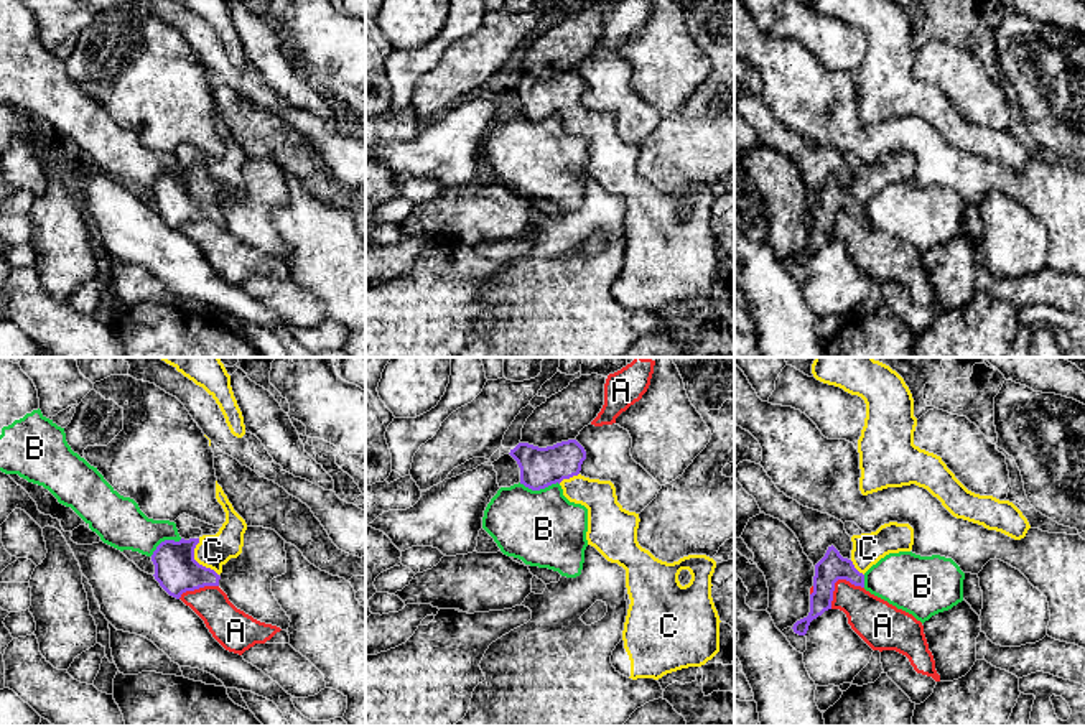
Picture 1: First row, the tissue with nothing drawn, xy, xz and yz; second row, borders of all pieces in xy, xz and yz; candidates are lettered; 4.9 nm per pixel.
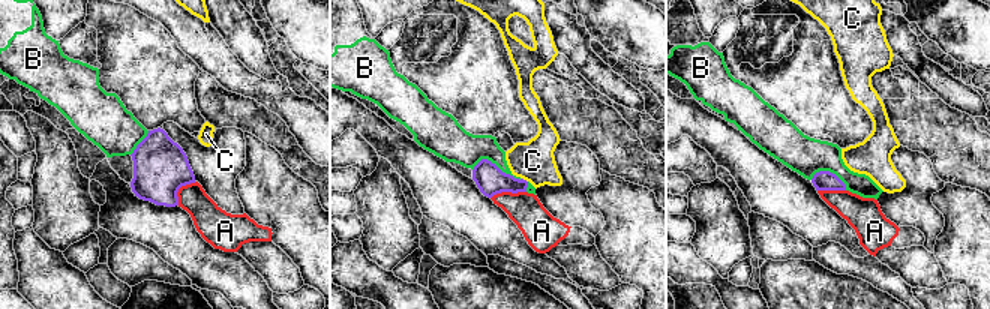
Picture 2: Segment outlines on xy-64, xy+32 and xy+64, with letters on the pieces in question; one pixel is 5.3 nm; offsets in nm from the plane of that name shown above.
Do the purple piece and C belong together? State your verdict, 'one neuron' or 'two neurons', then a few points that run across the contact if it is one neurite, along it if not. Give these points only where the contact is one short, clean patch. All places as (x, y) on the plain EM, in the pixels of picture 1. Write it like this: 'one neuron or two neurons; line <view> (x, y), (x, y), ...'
one neuron; line xy (176, 201), (195, 191), (203, 190), (213, 181)

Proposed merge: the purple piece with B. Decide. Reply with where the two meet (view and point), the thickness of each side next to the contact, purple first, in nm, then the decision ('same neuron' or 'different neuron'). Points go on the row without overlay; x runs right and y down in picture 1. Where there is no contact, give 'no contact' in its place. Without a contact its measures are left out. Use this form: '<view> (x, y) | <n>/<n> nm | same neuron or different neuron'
xz (539, 120) | 190/380 nm | different neuron

